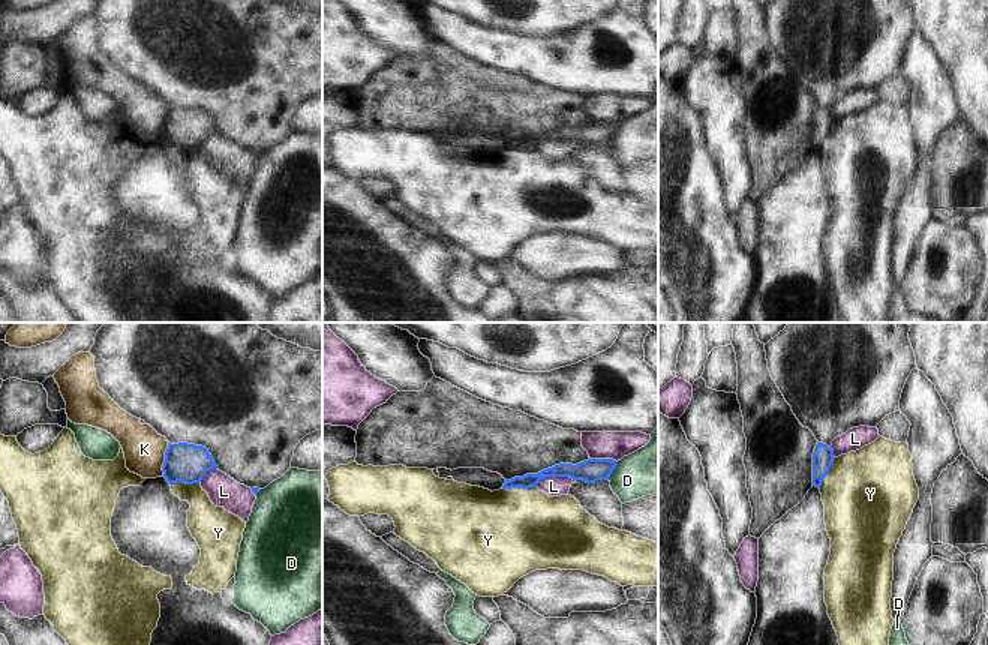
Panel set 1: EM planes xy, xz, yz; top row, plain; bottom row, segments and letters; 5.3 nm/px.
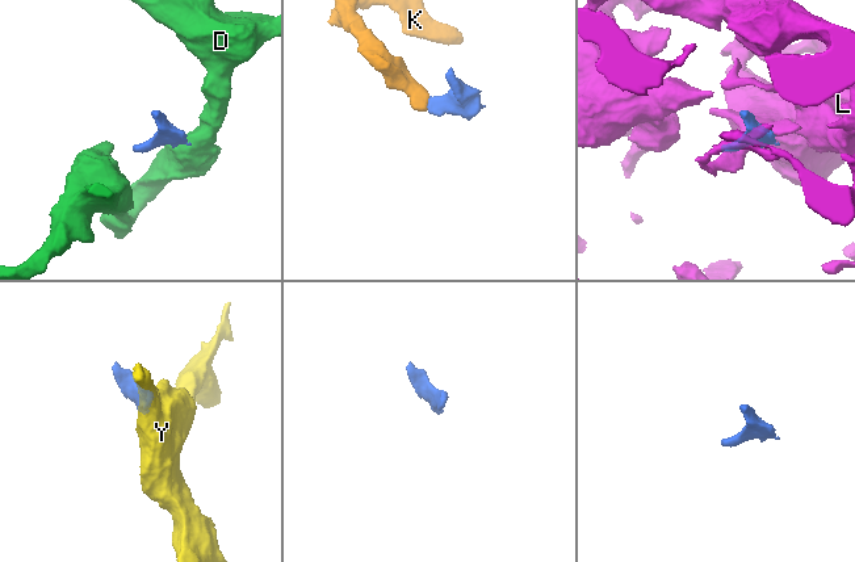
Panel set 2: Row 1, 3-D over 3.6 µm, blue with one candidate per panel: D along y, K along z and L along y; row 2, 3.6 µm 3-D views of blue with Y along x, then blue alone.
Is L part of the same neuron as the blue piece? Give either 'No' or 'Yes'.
No.

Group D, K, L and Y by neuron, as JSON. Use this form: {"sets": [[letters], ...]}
{"sets": [["D"], ["K"], ["L"], ["Y"]]}

